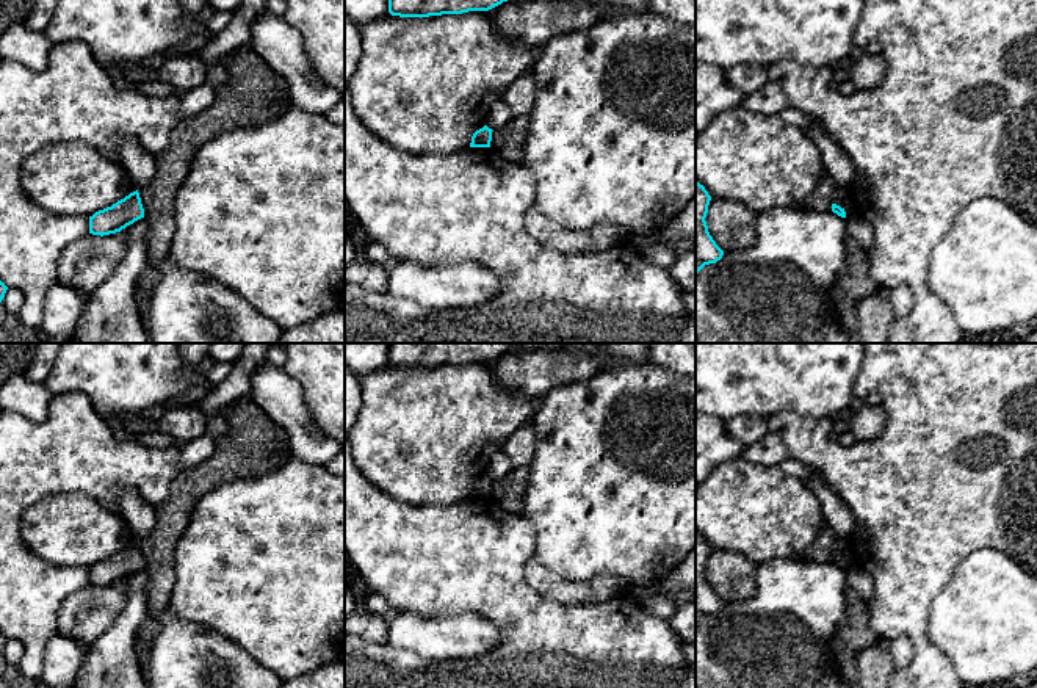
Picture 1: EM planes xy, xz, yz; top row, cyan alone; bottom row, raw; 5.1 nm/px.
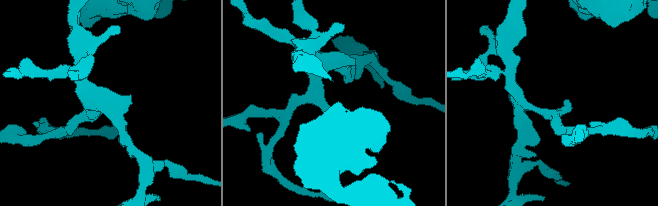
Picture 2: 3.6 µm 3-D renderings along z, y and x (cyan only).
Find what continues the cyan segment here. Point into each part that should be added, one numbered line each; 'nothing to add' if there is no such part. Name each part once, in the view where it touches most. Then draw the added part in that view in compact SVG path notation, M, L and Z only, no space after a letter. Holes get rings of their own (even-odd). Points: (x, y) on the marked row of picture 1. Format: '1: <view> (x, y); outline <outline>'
nothing to add

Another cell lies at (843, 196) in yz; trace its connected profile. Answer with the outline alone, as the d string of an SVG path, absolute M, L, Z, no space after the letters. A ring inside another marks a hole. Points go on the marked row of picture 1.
M835 186L833 196L832 196L833 204L840 205L846 212L846 221L855 215L855 197L851 191L851 186Z

